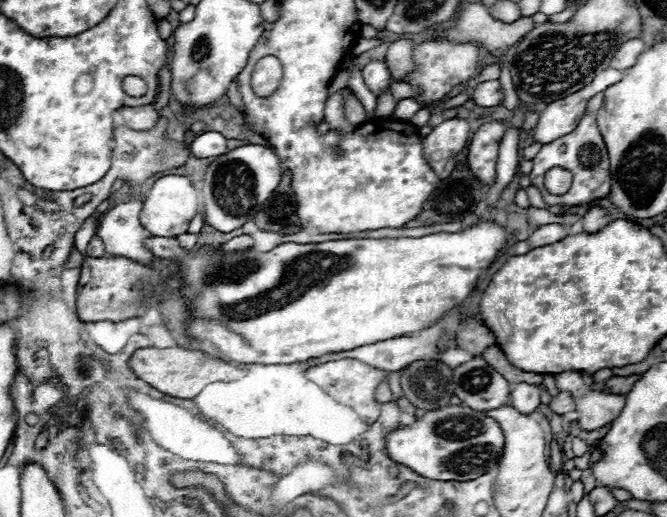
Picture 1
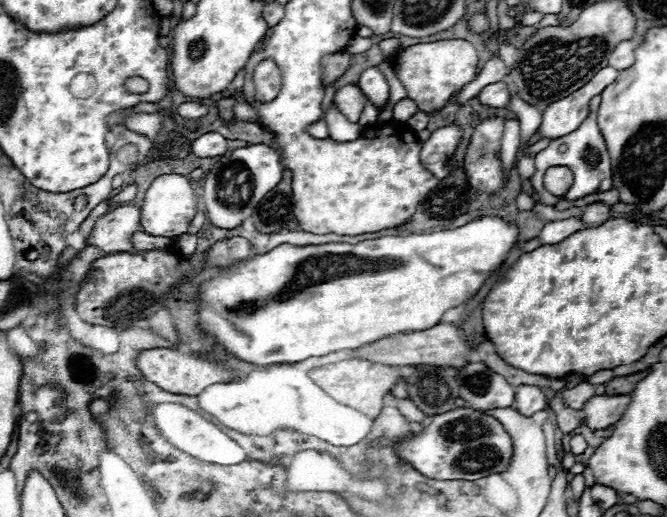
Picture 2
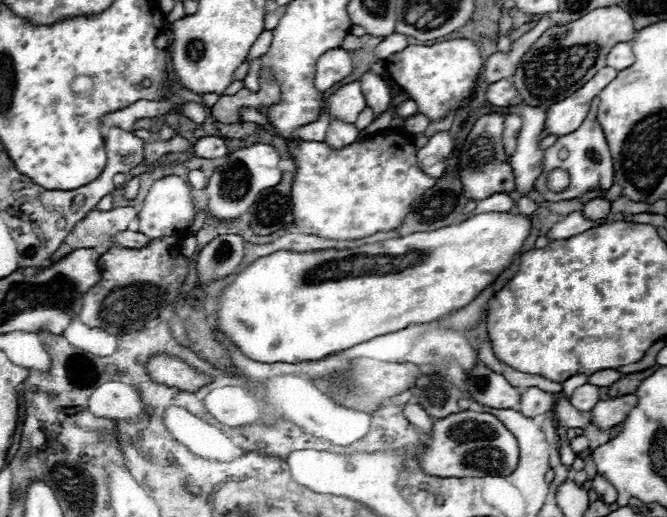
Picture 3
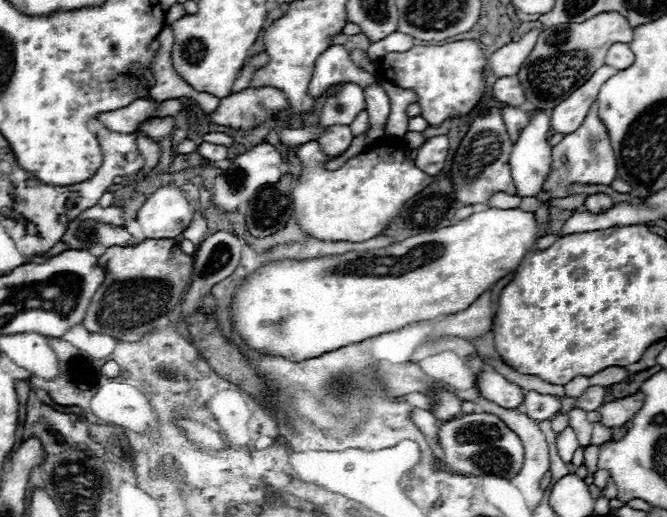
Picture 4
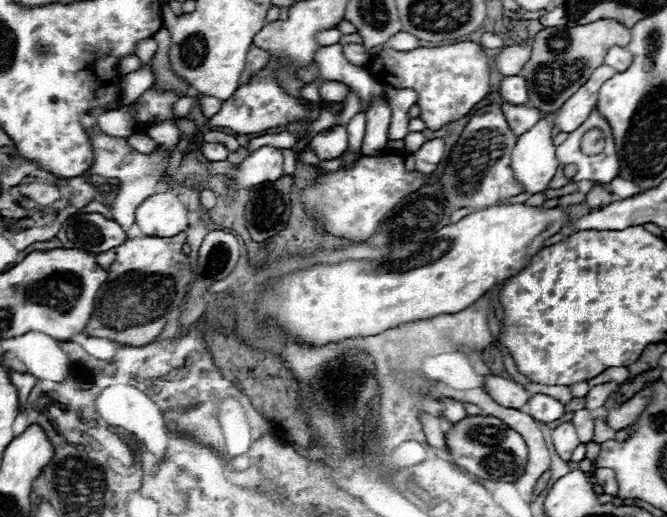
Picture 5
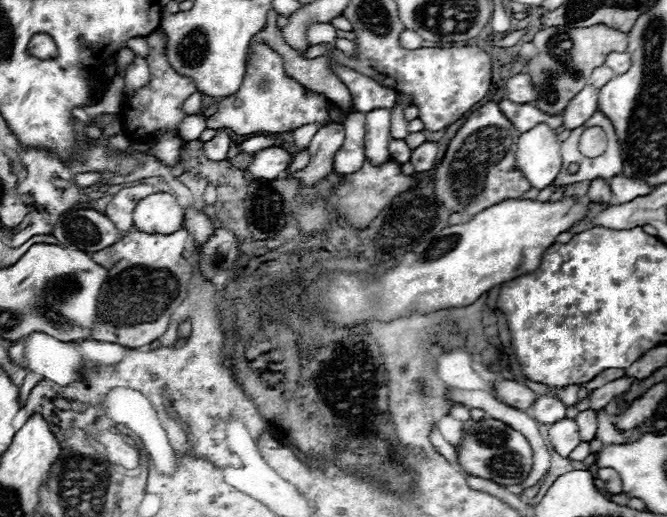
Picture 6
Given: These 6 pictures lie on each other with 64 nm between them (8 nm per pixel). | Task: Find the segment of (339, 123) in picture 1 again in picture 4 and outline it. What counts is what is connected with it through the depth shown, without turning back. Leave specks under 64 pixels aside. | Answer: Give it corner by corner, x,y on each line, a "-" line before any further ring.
330,126
322,132
322,136
316,140
322,148
322,152
330,158
340,156
352,142
352,132
348,126

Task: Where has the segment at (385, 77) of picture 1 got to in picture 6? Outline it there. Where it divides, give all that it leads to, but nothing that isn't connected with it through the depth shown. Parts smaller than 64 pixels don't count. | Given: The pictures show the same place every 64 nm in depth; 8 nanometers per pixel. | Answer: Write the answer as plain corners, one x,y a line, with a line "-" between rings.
376,108
366,114
366,158
374,166
382,166
390,160
390,110

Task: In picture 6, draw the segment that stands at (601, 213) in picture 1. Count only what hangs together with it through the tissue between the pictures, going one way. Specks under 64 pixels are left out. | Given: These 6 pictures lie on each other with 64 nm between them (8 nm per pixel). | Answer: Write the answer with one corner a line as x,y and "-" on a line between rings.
602,178
592,180
590,190
588,190
590,202
602,202
602,204
606,204
606,202
610,202
610,194
612,194
612,190
610,190
608,180
602,180

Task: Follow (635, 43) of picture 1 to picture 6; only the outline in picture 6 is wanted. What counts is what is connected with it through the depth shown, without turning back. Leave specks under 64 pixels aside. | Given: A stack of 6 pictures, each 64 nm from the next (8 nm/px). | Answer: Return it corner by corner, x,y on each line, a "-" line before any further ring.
612,52
606,58
606,66
612,68
616,74
624,74
630,68
630,54
628,52

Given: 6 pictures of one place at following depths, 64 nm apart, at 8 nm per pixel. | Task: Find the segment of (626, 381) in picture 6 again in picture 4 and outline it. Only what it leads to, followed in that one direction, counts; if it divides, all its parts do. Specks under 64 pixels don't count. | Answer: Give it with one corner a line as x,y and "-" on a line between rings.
590,386
580,398
578,398
578,406
586,412
592,412
596,408
600,408
604,404
604,394
606,388
604,386

